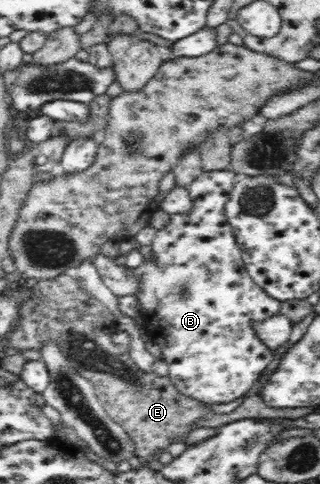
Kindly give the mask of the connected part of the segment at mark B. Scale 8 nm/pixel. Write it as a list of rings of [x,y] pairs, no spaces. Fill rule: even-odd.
[[[231,169],[216,172],[203,171],[203,175],[198,177],[190,186],[187,187],[189,195],[191,196],[194,208],[186,214],[177,214],[171,217],[167,225],[158,230],[155,234],[151,245],[152,255],[151,258],[145,259],[136,269],[126,268],[128,276],[134,276],[140,284],[139,290],[133,295],[140,302],[141,315],[139,320],[143,323],[142,328],[145,333],[150,337],[150,340],[156,345],[160,346],[162,350],[163,359],[169,365],[168,378],[170,382],[177,387],[177,390],[185,396],[202,402],[207,405],[214,405],[214,403],[230,403],[238,397],[244,397],[250,391],[252,386],[257,383],[259,377],[264,372],[264,369],[270,365],[274,354],[273,351],[256,336],[254,325],[264,321],[273,315],[279,313],[281,302],[277,299],[271,298],[262,288],[260,288],[247,273],[244,262],[241,256],[241,247],[236,241],[233,227],[228,223],[224,209],[226,209],[226,201],[230,197],[231,189],[236,185],[239,176]]]

